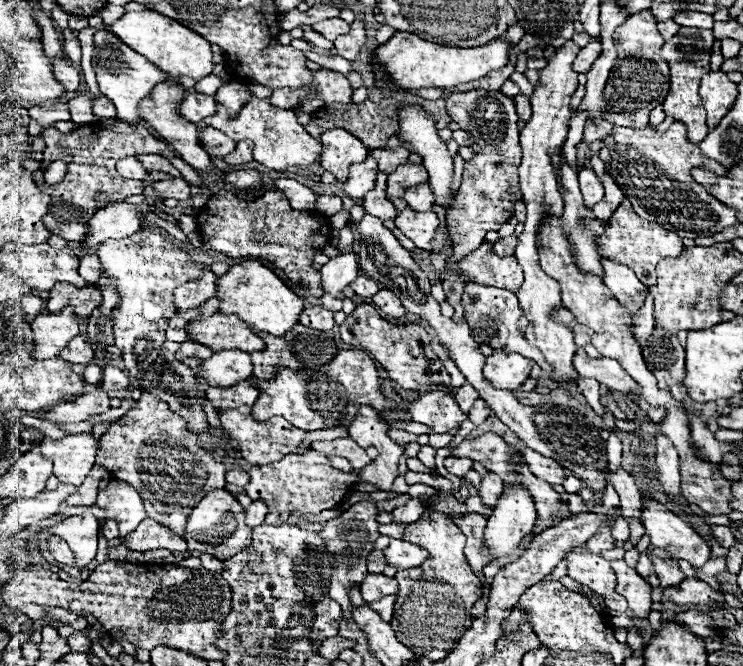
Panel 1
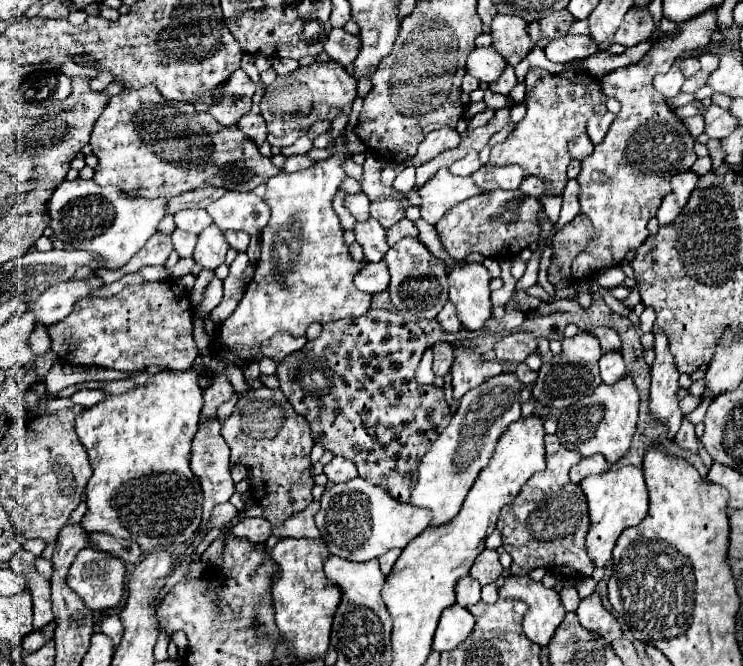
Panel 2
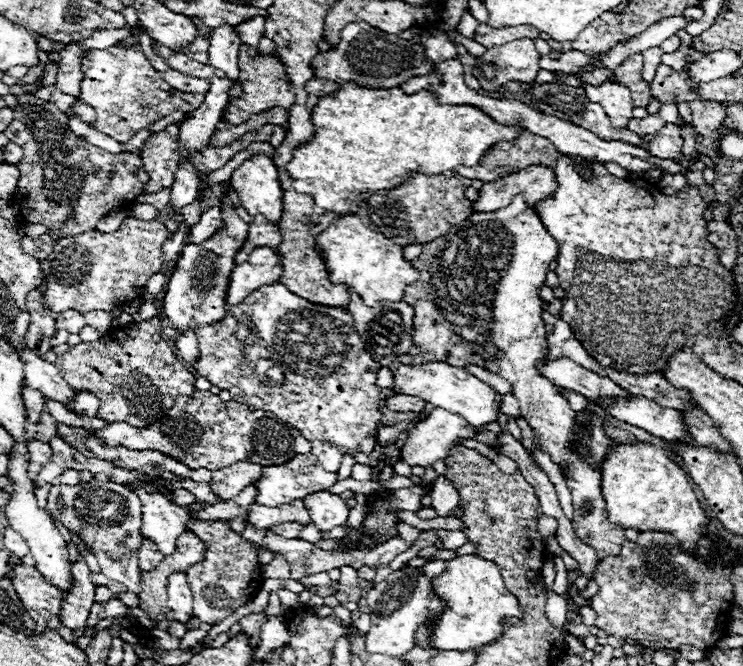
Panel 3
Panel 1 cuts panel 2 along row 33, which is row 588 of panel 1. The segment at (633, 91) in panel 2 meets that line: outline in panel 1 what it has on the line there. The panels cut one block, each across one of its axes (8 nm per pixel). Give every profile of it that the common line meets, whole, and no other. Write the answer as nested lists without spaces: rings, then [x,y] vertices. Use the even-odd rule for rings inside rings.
[[[684,578],[680,584],[666,588],[666,598],[670,598],[674,604],[696,604],[696,606],[708,606],[708,604],[720,604],[724,606],[724,594],[714,590],[702,580],[696,578]]]

